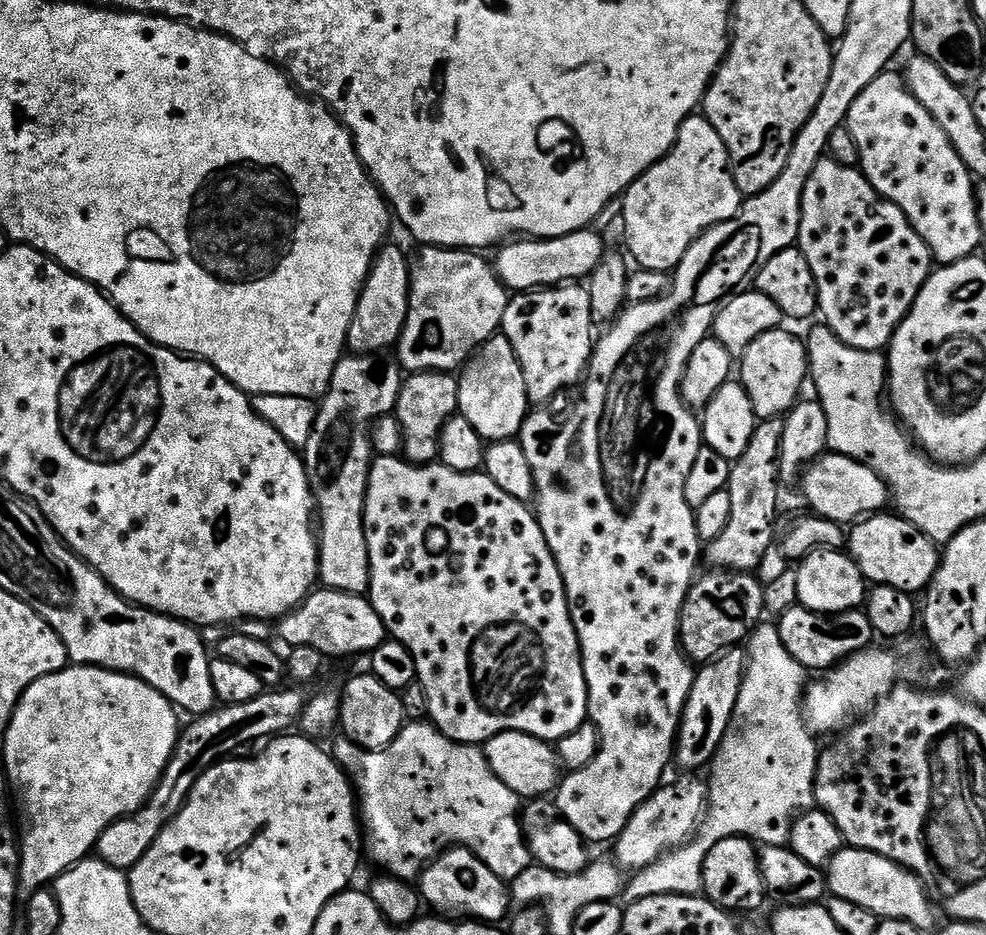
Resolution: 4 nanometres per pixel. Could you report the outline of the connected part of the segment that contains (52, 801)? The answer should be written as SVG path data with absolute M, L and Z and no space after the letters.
M69 666L60 672L50 674L46 678L38 678L22 694L18 706L14 710L8 728L2 733L4 740L3 771L8 774L8 786L14 797L14 804L20 807L18 816L18 847L20 850L20 878L18 881L18 896L24 902L31 901L34 893L47 889L63 872L75 868L95 849L98 838L111 824L118 822L123 816L134 815L143 804L152 797L152 792L160 785L162 774L170 762L176 749L176 741L180 739L182 720L178 709L146 682L136 676L127 676L124 672L112 672L109 668L89 668L87 666Z

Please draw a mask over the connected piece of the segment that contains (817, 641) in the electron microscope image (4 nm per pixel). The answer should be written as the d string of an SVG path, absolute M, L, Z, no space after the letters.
M794 607L779 613L778 627L782 646L794 654L794 658L806 670L824 668L831 670L841 660L854 656L865 648L873 647L874 633L870 618L862 610L838 612L835 616L825 616L822 612L811 612L809 608Z

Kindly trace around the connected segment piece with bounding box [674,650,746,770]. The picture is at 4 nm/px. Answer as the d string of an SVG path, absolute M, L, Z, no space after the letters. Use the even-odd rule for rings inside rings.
M729 650L715 660L708 661L696 672L696 681L690 690L690 698L684 707L680 719L680 729L676 735L675 763L681 764L684 770L711 765L722 738L732 721L734 706L742 690L742 678L746 656L743 651Z

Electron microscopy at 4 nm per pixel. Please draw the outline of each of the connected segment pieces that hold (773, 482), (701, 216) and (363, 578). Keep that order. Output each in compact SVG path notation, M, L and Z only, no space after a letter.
M783 419L779 420L762 420L759 421L754 430L754 435L751 436L750 442L746 446L745 452L742 453L742 458L732 461L732 469L730 470L730 478L728 479L727 492L730 494L730 523L726 526L726 530L722 530L722 534L718 534L718 538L707 541L706 544L706 560L712 563L711 567L716 570L727 570L729 572L750 572L755 573L756 567L763 562L768 556L768 551L772 548L772 543L777 543L778 532L776 536L776 507L780 504L780 487L782 481L780 478L780 443L782 442L782 430L784 429Z
M703 114L688 116L668 155L624 191L622 203L627 255L646 270L671 273L706 229L734 218L742 203L728 162L726 142L718 138L718 130Z
M388 354L370 356L345 355L338 362L332 375L328 392L319 401L314 430L310 442L302 450L304 469L312 487L314 516L318 521L318 543L320 545L319 583L325 588L333 588L346 594L363 596L370 586L370 554L366 546L364 529L364 507L366 506L366 486L370 466L374 459L372 429L382 416L395 413L398 394L404 386L405 373L399 359Z

